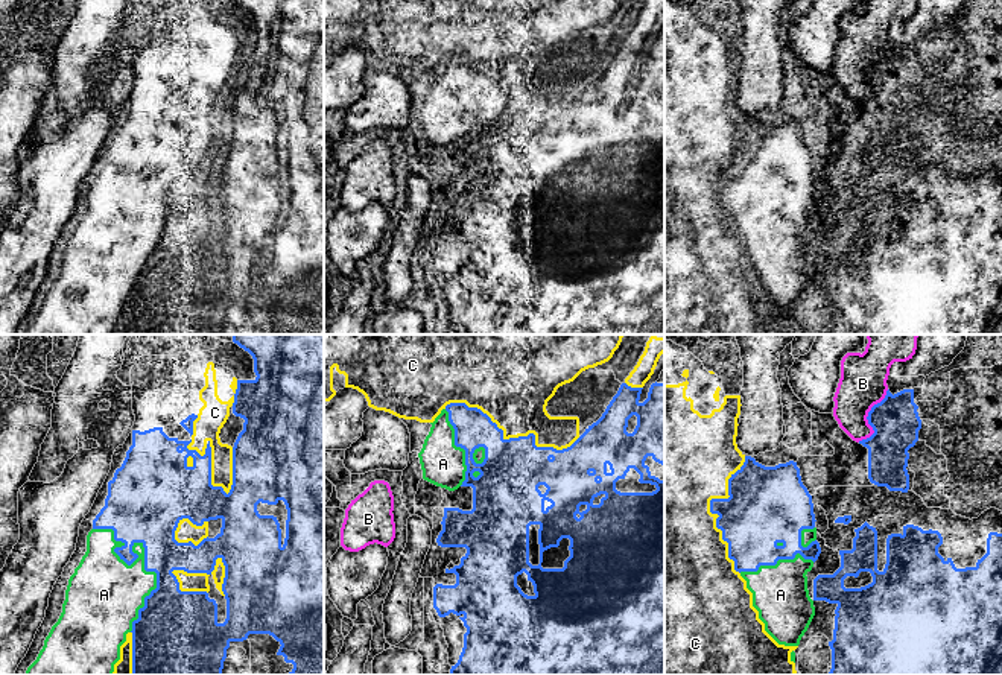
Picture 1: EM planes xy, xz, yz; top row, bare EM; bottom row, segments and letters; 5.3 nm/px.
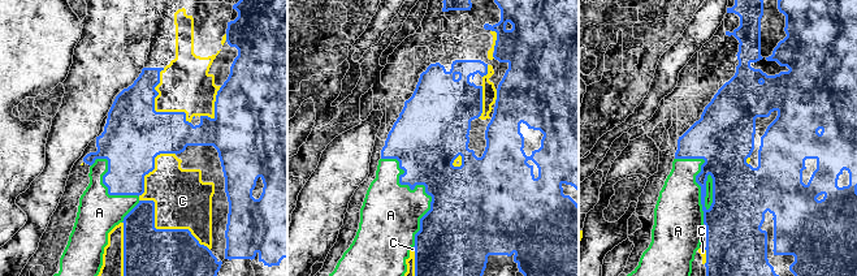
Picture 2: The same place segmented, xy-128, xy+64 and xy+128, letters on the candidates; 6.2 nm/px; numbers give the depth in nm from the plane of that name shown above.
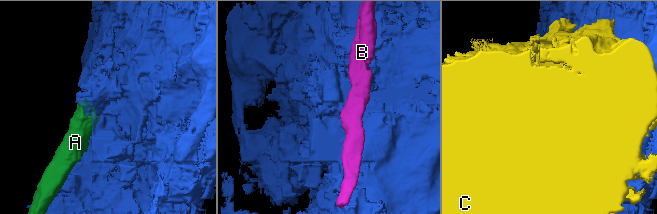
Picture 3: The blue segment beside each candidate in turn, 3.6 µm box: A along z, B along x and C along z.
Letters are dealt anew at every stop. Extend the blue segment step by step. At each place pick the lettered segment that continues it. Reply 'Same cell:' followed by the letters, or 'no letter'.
Same cell: no letter

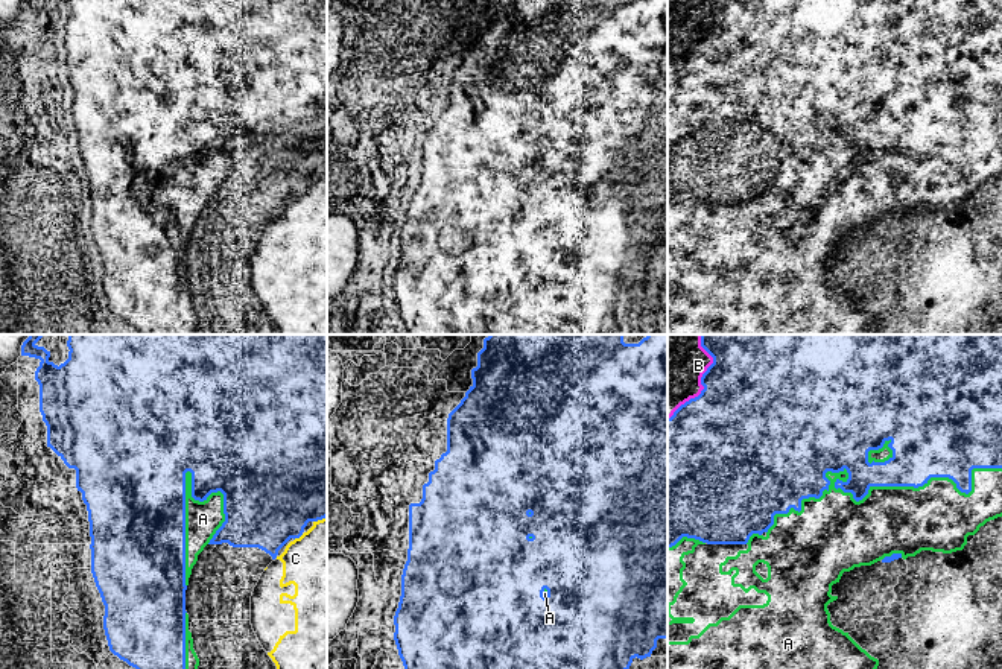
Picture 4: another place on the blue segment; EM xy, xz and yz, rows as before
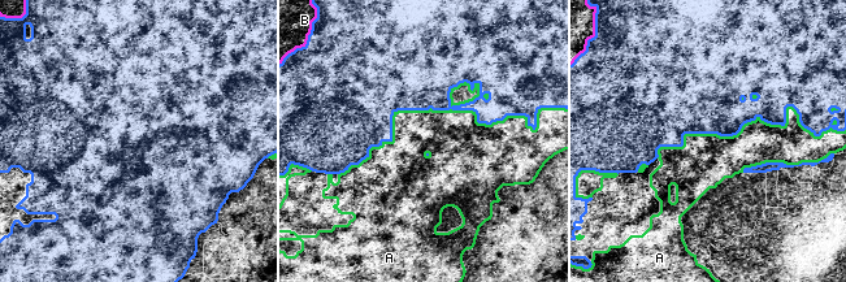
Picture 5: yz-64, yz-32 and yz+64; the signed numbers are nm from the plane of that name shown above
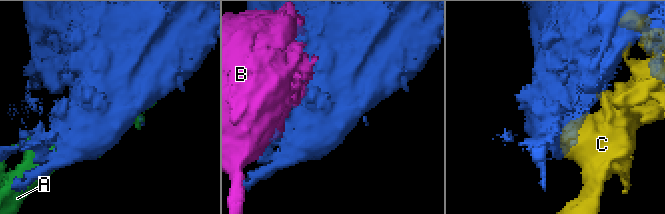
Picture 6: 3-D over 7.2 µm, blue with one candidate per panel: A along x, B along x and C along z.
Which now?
Same cell: A

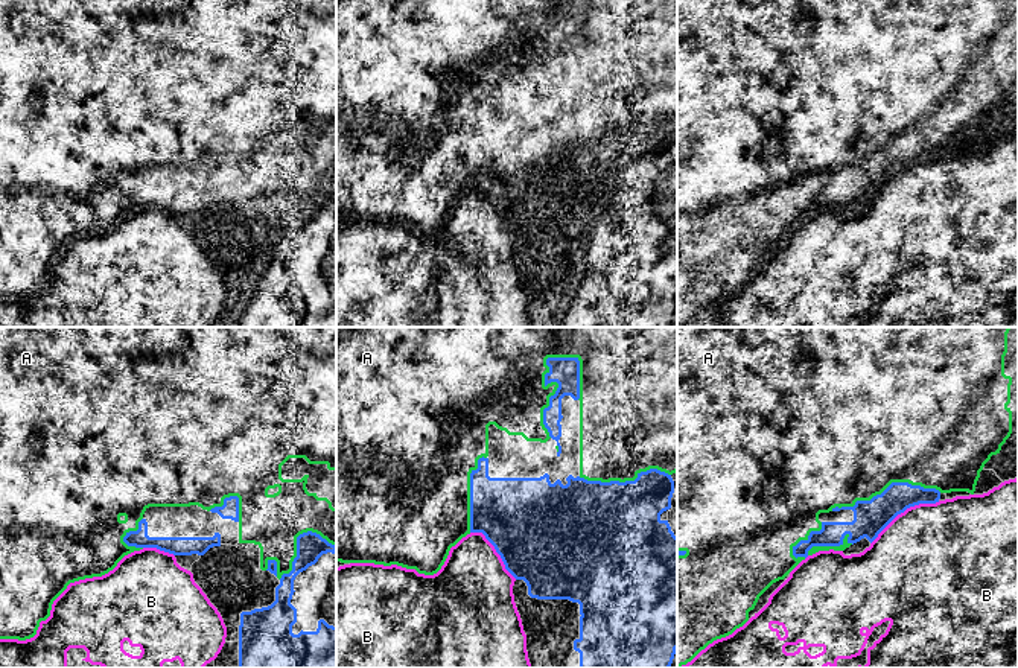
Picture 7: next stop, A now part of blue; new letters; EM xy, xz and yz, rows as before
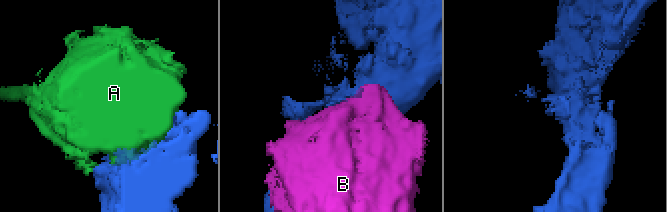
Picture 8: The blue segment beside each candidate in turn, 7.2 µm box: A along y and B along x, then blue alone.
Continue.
Same cell: no letter

